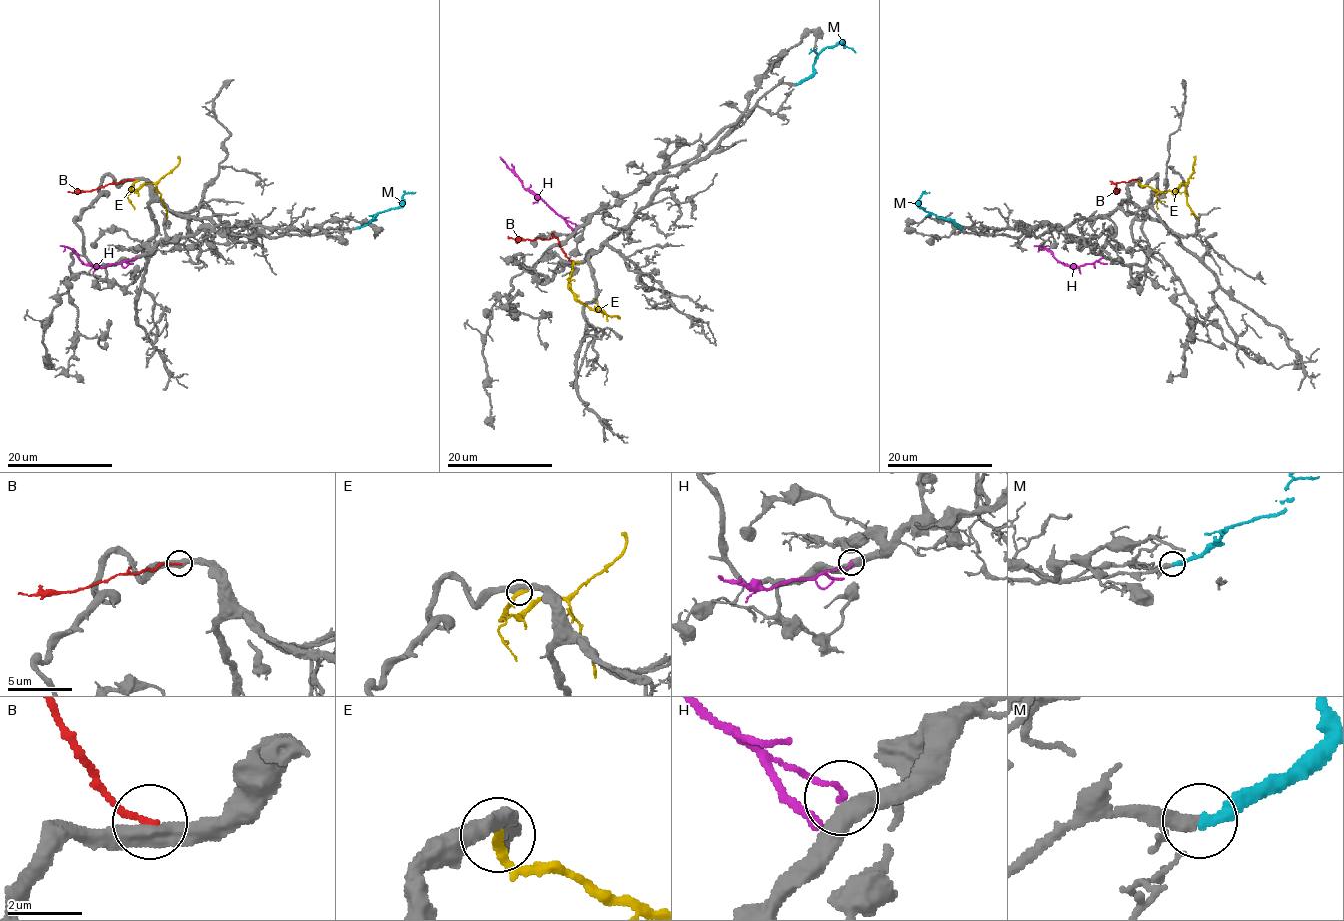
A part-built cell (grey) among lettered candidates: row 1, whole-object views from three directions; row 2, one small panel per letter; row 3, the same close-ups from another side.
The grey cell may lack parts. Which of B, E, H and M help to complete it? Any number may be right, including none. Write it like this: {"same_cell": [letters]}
{"same_cell": ["M"]}

